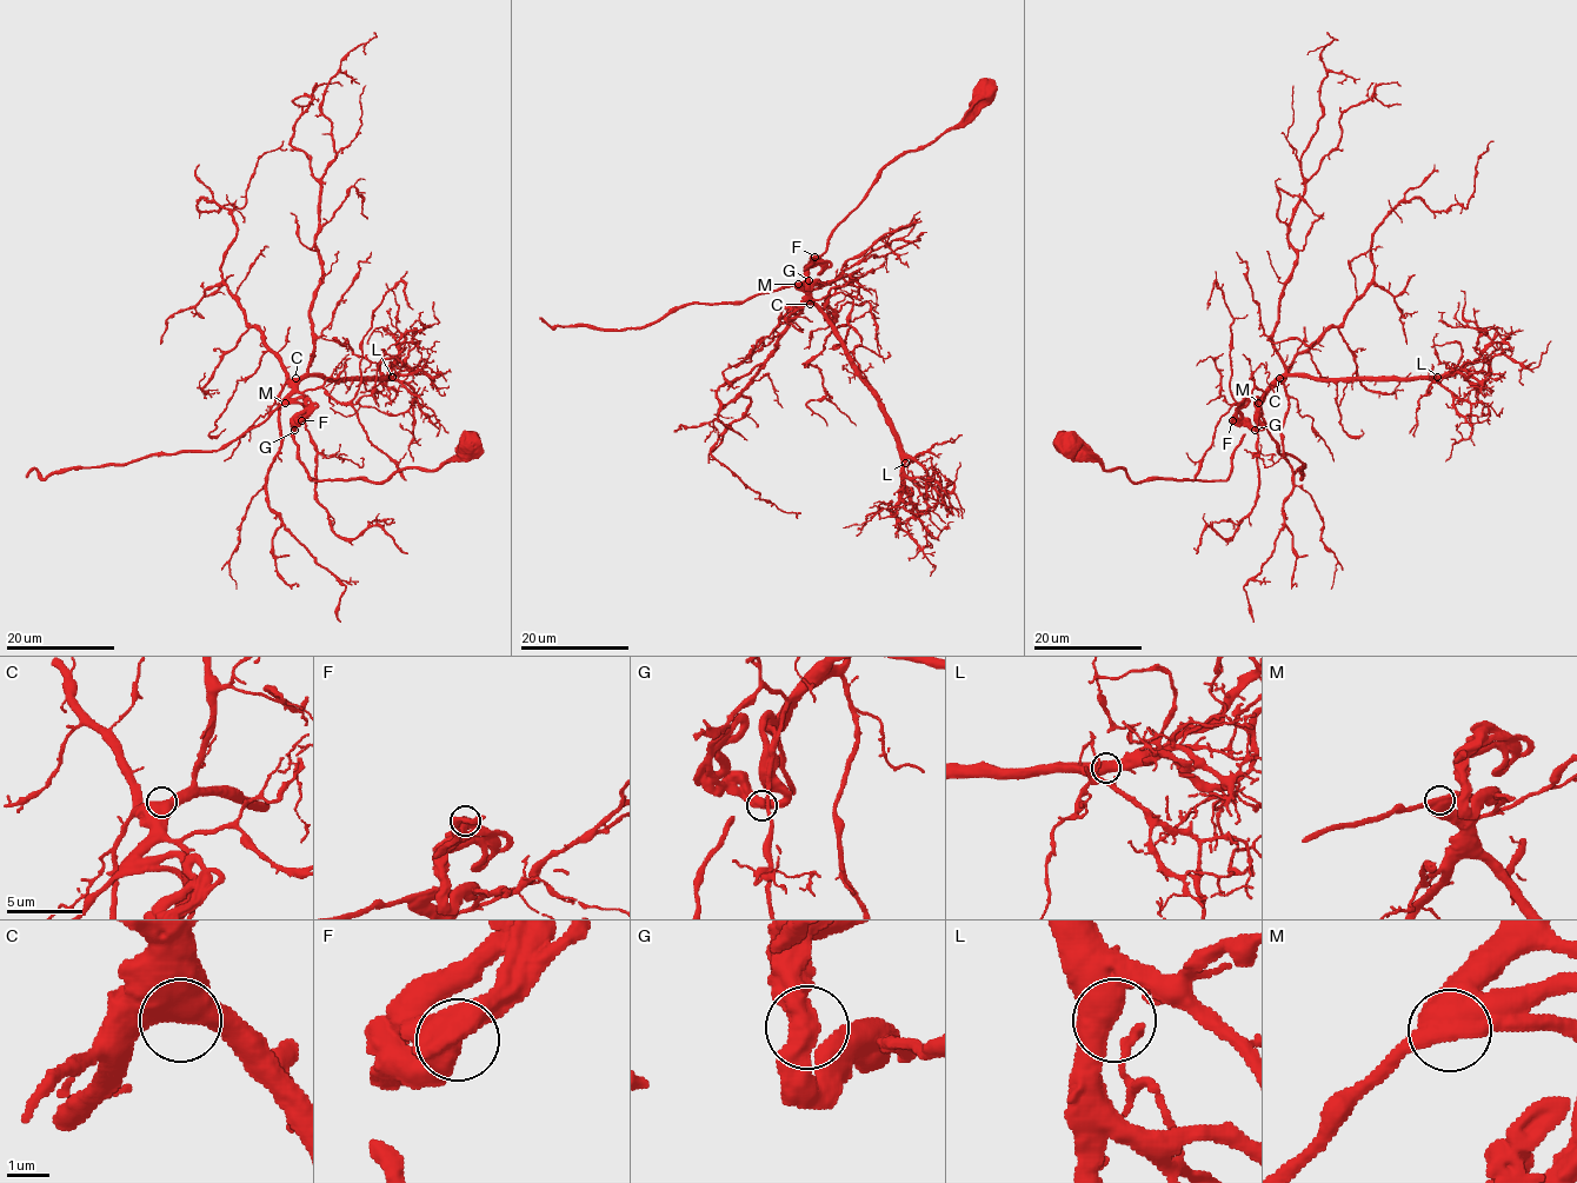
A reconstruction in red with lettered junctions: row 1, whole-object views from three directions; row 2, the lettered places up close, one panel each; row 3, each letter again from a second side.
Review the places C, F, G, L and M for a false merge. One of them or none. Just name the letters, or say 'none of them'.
none of them

